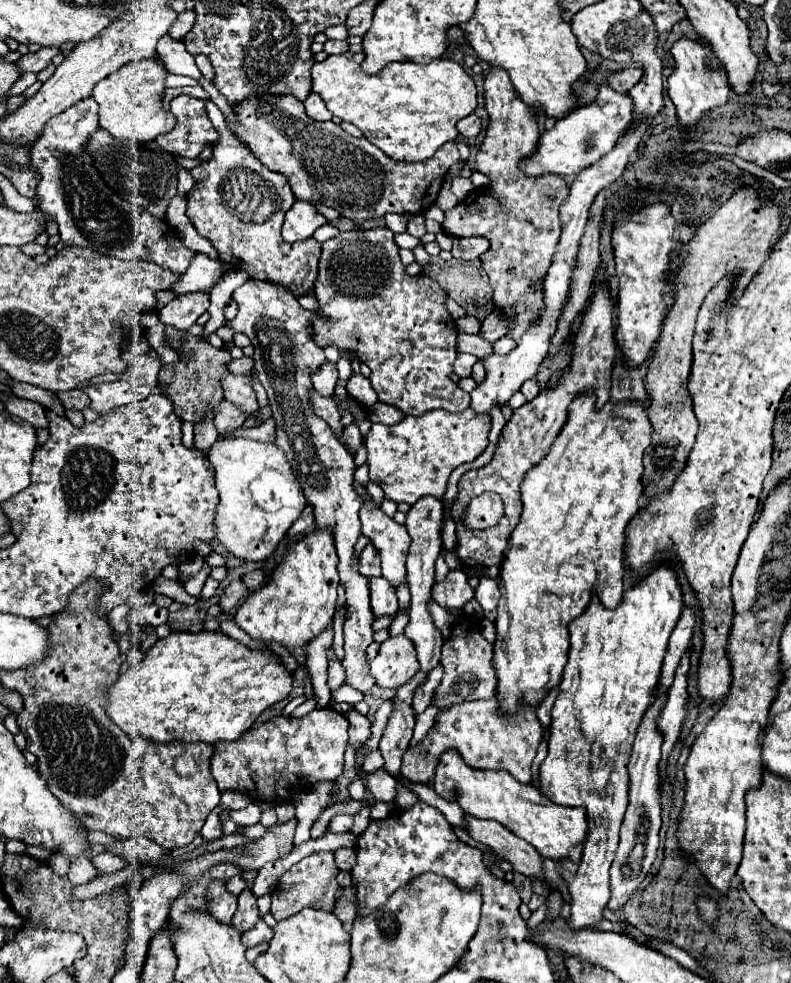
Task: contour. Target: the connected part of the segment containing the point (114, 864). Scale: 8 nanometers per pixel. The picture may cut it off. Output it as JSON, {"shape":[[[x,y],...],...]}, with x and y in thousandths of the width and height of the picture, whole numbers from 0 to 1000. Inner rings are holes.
{"shape":[[[134,866],[134,880],[131,880],[131,882],[121,882],[121,886],[124,886],[124,890],[147,888],[147,886],[152,886],[157,880],[159,880],[159,876],[157,876],[154,872],[149,872],[149,870]]]}

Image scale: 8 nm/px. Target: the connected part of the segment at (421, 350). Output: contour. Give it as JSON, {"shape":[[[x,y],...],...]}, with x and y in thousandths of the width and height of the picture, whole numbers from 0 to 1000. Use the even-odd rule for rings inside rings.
{"shape":[[[491,231],[453,233],[430,237],[407,249],[405,278],[397,290],[397,300],[405,306],[405,318],[415,320],[415,329],[397,329],[397,345],[405,353],[422,349],[430,357],[440,357],[445,365],[458,365],[468,373],[468,388],[478,408],[503,414],[511,422],[536,422],[546,416],[584,420],[594,414],[594,402],[569,386],[576,365],[576,329],[564,316],[564,298],[544,280],[518,282],[503,261],[498,237]]]}

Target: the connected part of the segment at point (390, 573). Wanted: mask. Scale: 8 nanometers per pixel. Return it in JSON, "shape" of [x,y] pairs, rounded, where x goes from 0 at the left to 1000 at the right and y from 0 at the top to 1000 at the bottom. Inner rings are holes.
{"shape":[[[448,491],[450,499],[460,508],[458,516],[458,542],[470,548],[483,567],[483,587],[493,589],[501,597],[513,587],[513,565],[518,556],[518,544],[511,534],[488,526],[478,516],[473,516],[463,504],[463,497]]]}

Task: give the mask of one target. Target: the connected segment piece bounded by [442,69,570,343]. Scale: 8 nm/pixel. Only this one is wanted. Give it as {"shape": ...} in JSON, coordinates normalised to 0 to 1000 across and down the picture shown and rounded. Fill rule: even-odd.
{"shape":[[[619,72],[612,80],[612,111],[617,113],[619,125],[614,131],[614,141],[607,148],[602,156],[602,172],[612,176],[619,182],[619,188],[612,192],[599,192],[587,204],[582,204],[574,213],[564,215],[561,223],[561,235],[571,241],[614,241],[619,245],[619,253],[607,259],[612,276],[619,280],[619,292],[622,292],[622,308],[627,316],[637,318],[637,325],[647,329],[650,333],[640,339],[652,349],[657,343],[680,329],[685,316],[688,316],[688,282],[693,272],[698,270],[703,249],[708,245],[710,227],[708,227],[708,211],[716,204],[721,190],[708,178],[683,178],[683,180],[668,180],[657,168],[670,162],[680,152],[680,129],[675,115],[670,109],[662,109],[662,105],[650,97],[650,89],[645,89],[645,78],[637,72]]]}

